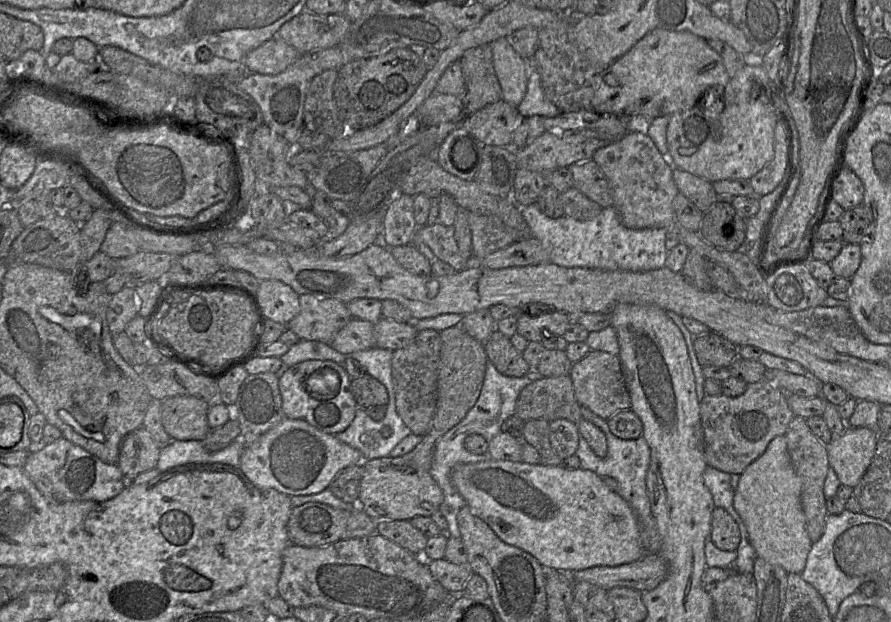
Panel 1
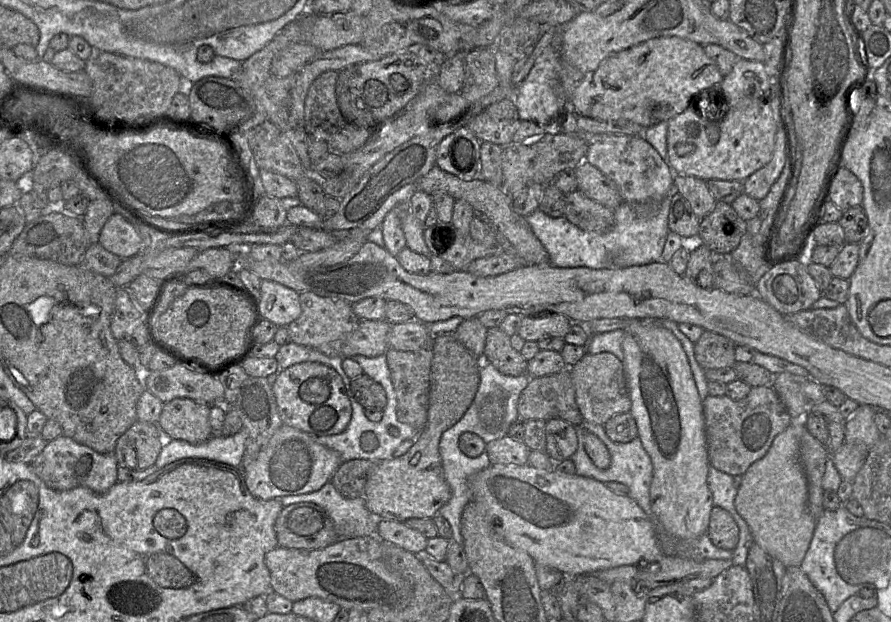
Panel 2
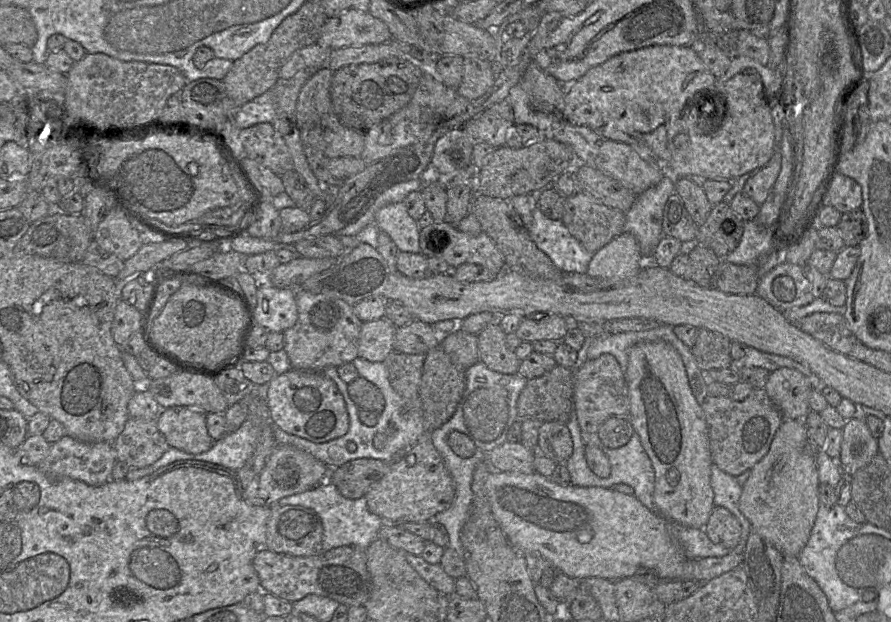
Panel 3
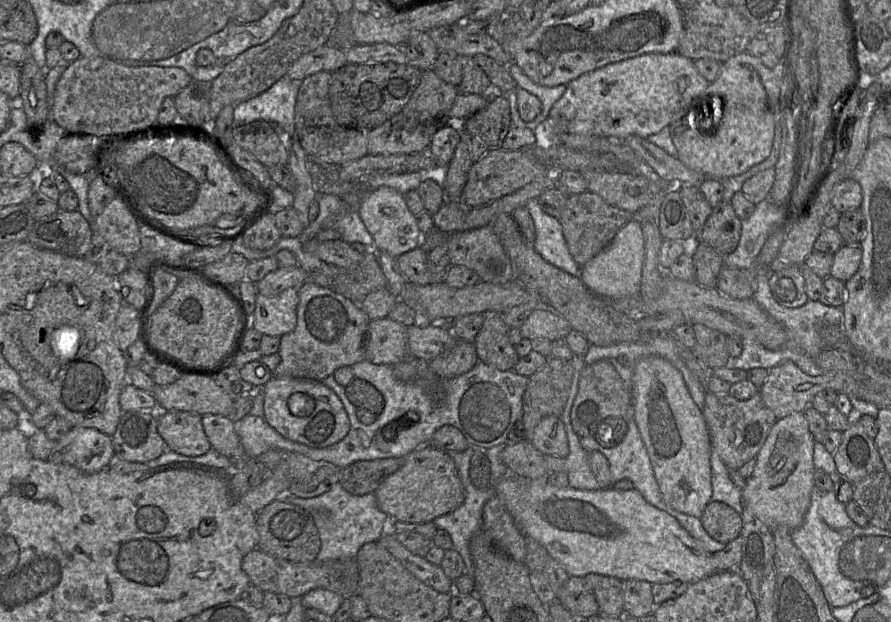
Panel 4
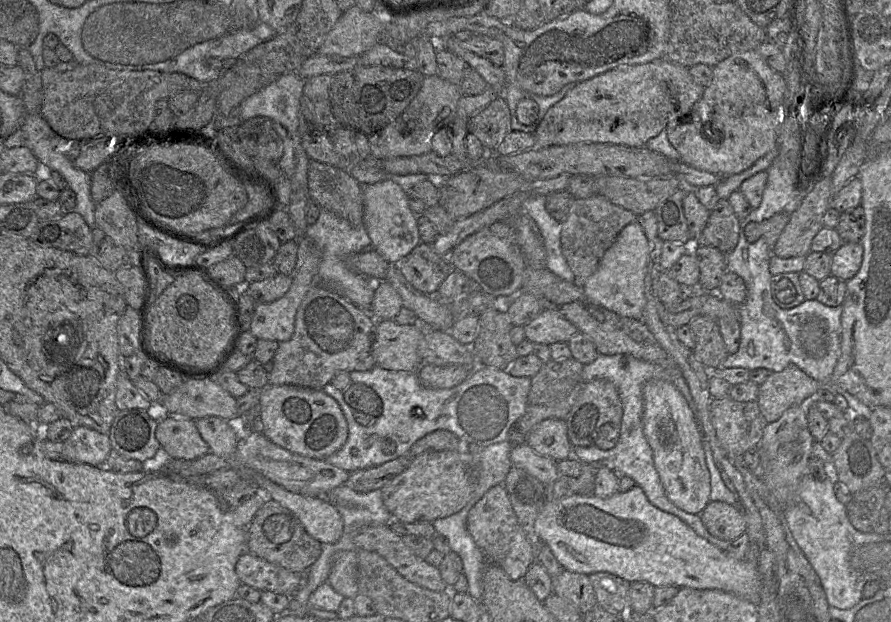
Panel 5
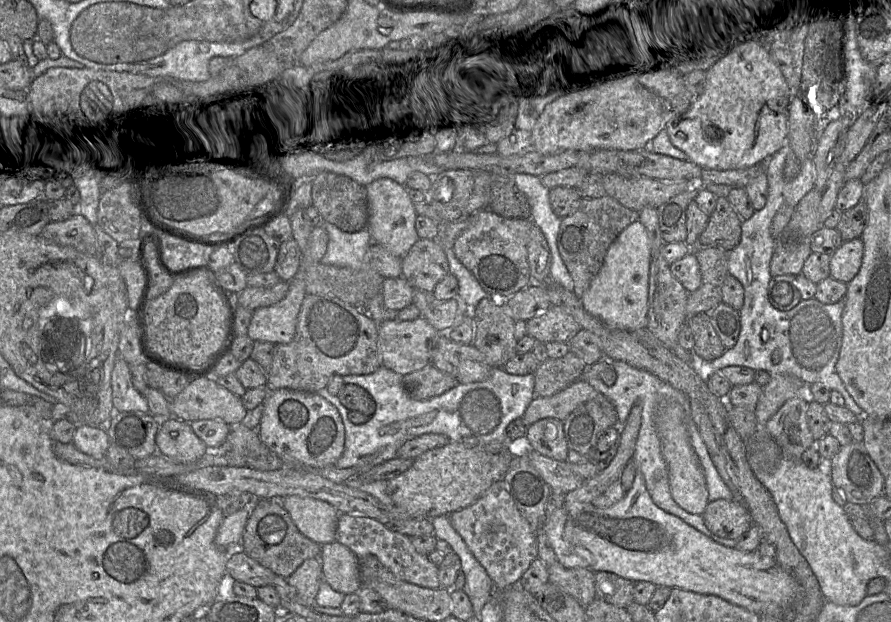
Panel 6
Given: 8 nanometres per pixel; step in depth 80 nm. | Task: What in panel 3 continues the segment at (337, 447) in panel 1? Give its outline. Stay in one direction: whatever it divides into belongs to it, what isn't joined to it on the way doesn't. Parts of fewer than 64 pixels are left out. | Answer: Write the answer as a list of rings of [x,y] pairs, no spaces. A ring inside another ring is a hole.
[[[276,445],[263,470],[243,488],[243,497],[254,506],[273,507],[280,499],[308,491],[328,478],[329,467],[311,454],[290,445]]]

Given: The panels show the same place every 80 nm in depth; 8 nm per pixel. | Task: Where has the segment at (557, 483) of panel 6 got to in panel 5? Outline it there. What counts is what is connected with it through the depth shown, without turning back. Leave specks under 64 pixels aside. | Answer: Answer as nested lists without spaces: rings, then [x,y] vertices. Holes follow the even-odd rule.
[[[526,443],[513,446],[510,461],[512,466],[524,470],[544,485],[553,483],[561,476],[557,462],[539,455]]]

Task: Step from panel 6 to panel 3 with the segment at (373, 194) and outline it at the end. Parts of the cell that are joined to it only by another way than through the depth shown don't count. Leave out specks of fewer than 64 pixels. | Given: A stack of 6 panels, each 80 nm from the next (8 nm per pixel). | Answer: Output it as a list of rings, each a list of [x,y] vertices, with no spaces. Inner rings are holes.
[[[404,202],[388,204],[377,211],[374,224],[379,232],[386,233],[400,252],[420,253],[418,223],[413,219]]]

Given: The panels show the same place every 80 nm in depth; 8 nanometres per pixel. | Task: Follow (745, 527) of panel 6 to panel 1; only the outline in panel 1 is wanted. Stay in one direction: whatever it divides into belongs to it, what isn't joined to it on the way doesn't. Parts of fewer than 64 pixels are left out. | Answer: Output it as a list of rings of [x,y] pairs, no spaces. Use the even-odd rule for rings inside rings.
[[[715,507],[712,512],[710,539],[722,551],[735,551],[740,544],[739,526],[723,508]]]

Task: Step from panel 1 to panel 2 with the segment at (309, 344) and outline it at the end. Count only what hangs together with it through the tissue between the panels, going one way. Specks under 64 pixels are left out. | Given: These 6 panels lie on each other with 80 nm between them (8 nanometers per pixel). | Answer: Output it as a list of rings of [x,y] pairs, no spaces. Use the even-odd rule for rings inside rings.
[[[291,342],[287,345],[280,346],[274,358],[278,364],[278,371],[283,371],[290,366],[302,362],[325,363],[331,365],[343,378],[346,388],[348,381],[351,380],[343,372],[342,361],[344,357],[342,356],[328,356],[314,348]]]

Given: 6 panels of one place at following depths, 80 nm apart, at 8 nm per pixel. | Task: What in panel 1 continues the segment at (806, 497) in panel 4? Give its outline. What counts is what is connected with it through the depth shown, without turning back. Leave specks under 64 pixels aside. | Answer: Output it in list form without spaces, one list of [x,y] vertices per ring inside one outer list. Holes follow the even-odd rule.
[[[784,435],[773,438],[765,452],[746,467],[740,475],[734,493],[734,508],[744,522],[757,557],[782,567],[787,573],[802,573],[812,547],[812,541],[806,530],[801,493],[802,482],[793,468]]]

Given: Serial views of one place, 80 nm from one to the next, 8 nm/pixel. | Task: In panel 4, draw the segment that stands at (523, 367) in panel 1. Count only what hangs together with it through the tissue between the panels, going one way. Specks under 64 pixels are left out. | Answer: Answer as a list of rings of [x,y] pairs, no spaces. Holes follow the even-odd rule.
[[[485,312],[483,316],[483,325],[473,341],[479,361],[500,371],[512,370],[519,357],[509,341],[510,328],[501,313]]]

